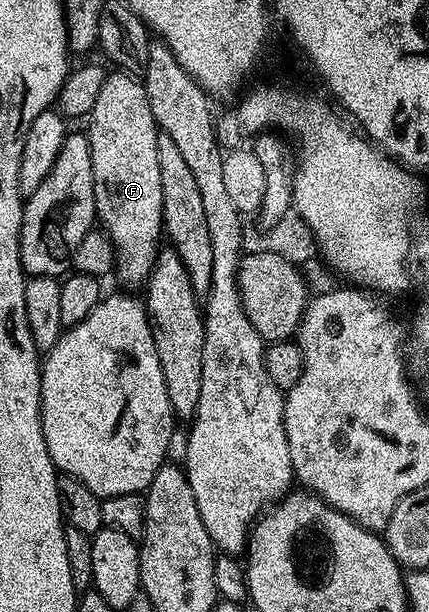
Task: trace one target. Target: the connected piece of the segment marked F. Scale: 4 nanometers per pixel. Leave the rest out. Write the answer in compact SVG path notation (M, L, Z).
M114 71L104 79L104 87L96 98L96 107L88 114L88 136L92 151L92 179L94 180L94 208L97 220L114 244L116 277L126 285L141 286L149 278L154 260L163 240L162 192L160 191L160 162L156 160L158 124L152 119L152 107L148 107L146 86L137 76L125 71Z

